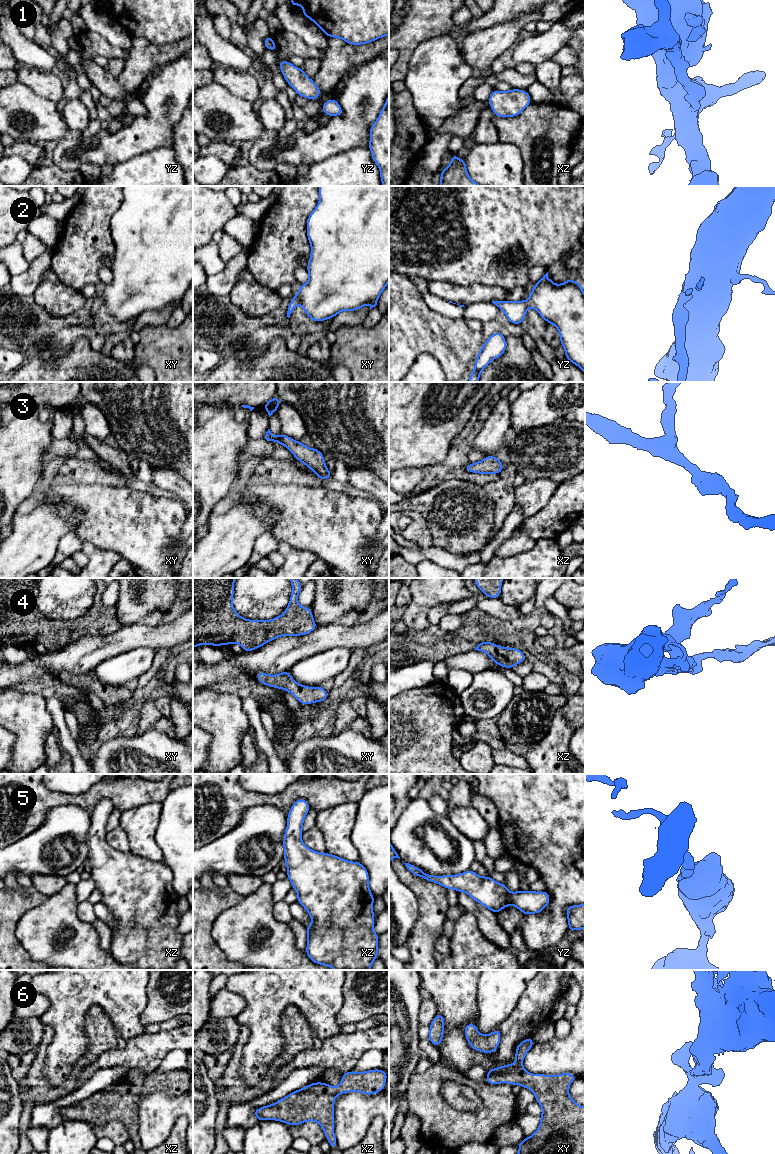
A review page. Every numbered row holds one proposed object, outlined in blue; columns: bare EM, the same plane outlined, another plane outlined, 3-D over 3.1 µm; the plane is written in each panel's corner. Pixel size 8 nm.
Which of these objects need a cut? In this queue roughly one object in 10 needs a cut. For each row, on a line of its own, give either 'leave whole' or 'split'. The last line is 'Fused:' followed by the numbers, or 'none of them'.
1: leave whole
2: leave whole
3: leave whole
4: leave whole
5: leave whole
6: leave whole
Fused: none of them

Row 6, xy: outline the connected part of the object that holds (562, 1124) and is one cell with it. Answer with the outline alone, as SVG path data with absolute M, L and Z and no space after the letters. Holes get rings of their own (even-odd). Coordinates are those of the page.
M532 1037L519 1042L515 1052L515 1063L487 1069L488 1075L485 1080L490 1085L518 1084L530 1089L535 1095L535 1100L542 1107L538 1129L533 1135L525 1137L517 1144L518 1154L585 1154L585 1107L576 1104L569 1095L569 1086L577 1077L573 1073L550 1076L527 1072L522 1063L534 1043Z

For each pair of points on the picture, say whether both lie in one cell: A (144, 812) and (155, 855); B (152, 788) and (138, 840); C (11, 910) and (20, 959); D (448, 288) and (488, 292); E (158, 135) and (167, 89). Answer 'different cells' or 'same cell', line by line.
A: same cell
B: different cells
C: same cell
D: same cell
E: same cell

